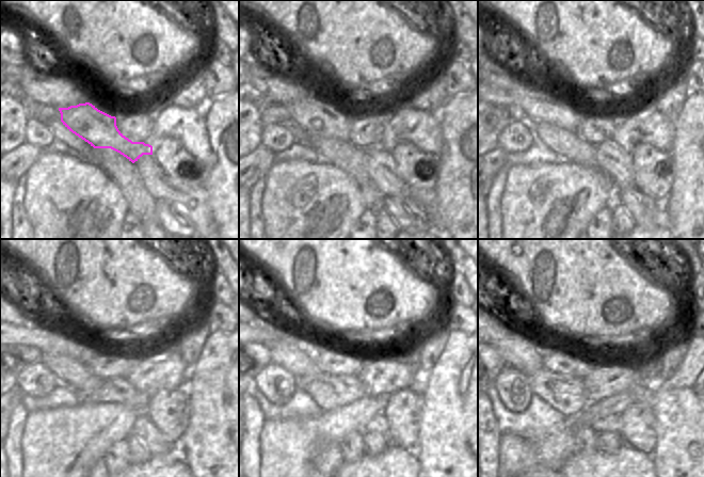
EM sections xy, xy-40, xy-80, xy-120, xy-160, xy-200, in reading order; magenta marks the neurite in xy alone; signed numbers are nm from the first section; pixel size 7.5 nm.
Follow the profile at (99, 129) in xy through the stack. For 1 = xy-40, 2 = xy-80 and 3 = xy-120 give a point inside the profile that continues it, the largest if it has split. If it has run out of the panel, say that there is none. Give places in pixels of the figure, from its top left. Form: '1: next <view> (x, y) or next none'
1: next xy-40 (328, 120)
2: next xy-80 (539, 108)
3: next xy-120 (53, 340)

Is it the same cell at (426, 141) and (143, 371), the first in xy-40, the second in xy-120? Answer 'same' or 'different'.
same

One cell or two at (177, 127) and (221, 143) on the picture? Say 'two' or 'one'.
two

